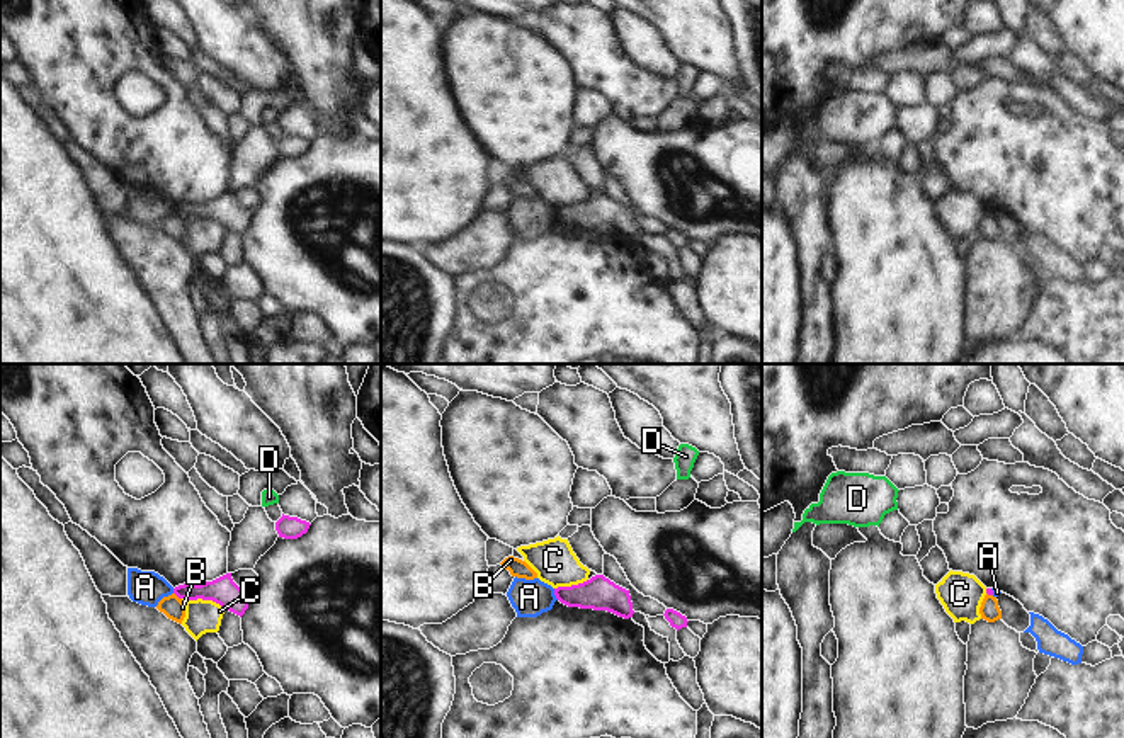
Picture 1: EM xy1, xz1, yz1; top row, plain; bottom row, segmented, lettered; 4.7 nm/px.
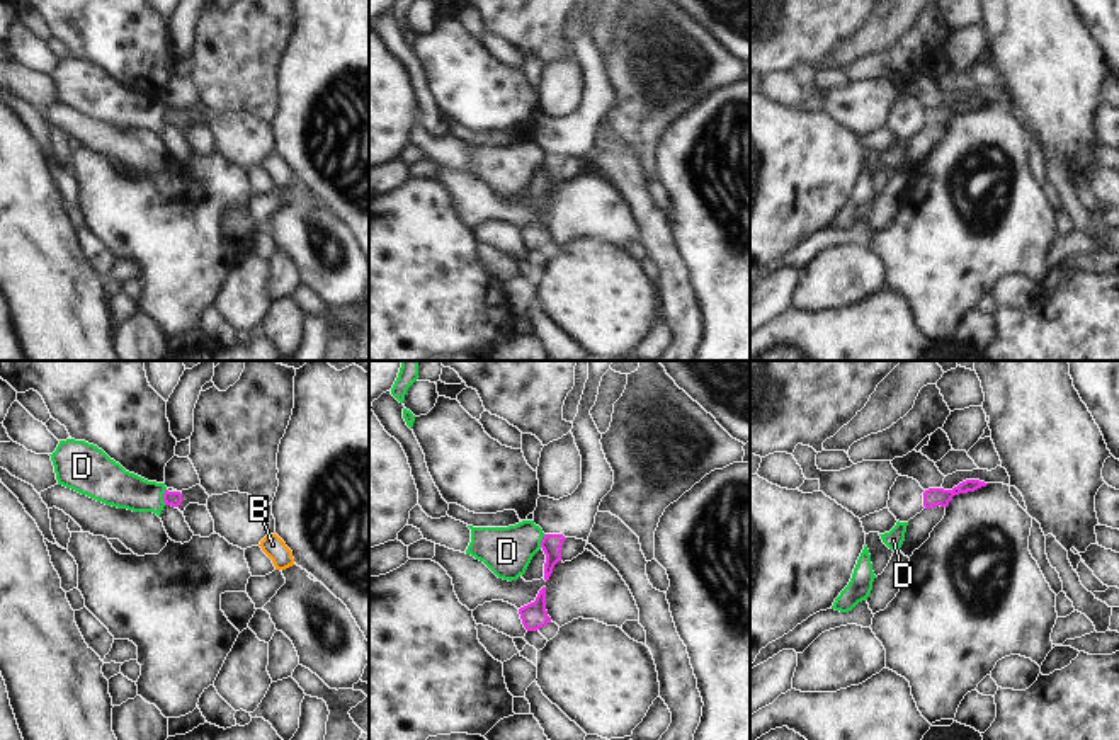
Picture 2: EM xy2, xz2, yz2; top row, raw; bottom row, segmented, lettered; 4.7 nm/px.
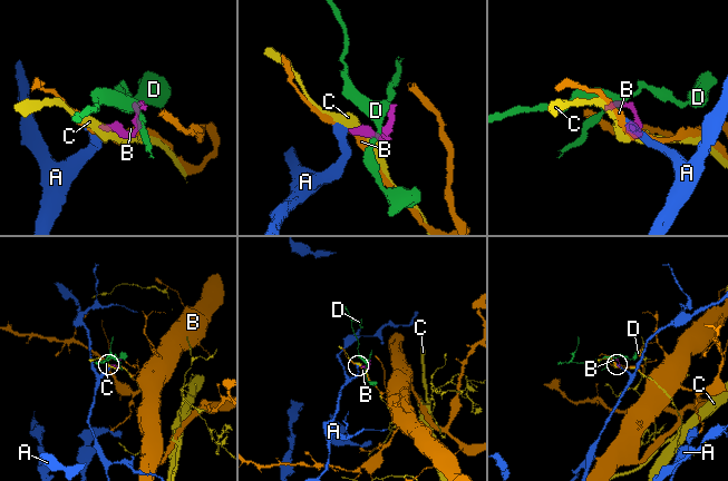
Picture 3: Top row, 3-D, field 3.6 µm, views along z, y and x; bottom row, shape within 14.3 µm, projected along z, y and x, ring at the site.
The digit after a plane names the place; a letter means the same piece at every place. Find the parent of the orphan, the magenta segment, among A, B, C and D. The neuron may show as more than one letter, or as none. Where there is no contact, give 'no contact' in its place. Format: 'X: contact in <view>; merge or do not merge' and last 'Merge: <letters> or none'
A: contact in xz1; do not merge
B: contact in xy1; do not merge
C: contact in xy1; do not merge
D: contact in xy2; do not merge
Merge: none

